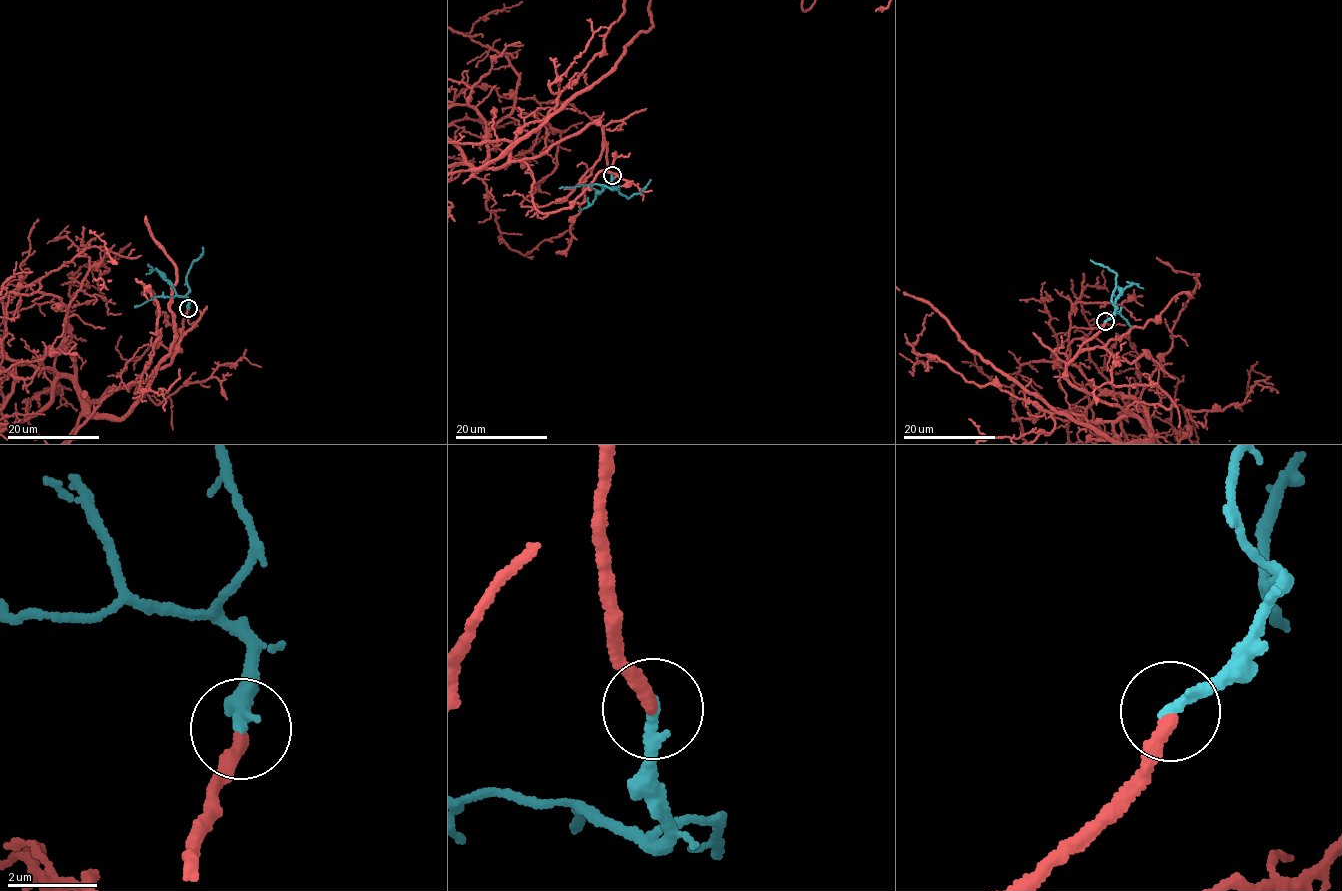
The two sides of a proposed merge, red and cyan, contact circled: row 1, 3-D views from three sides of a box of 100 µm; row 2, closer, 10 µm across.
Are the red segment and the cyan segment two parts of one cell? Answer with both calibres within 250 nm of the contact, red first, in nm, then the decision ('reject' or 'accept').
320 nm thick on the red side, 300 nm on the other; accept

